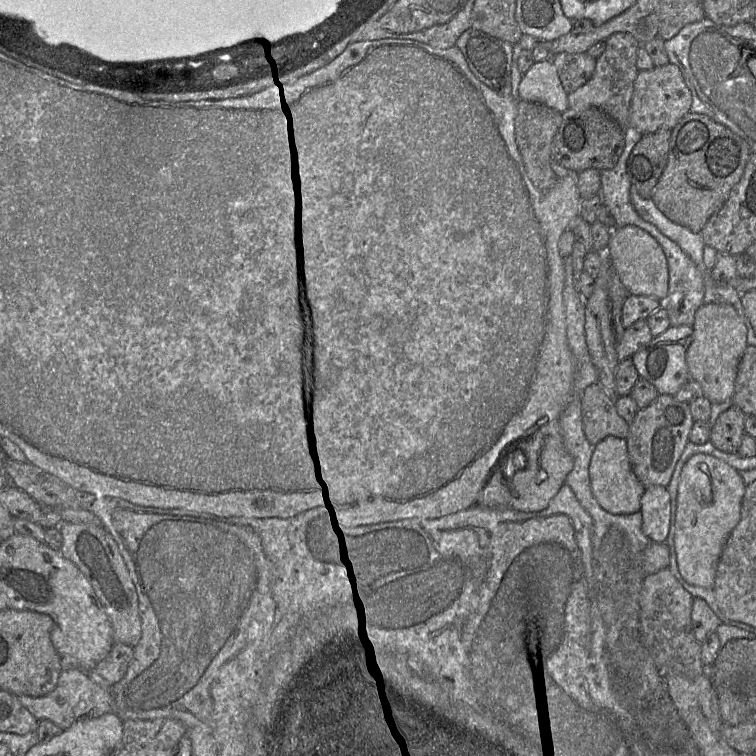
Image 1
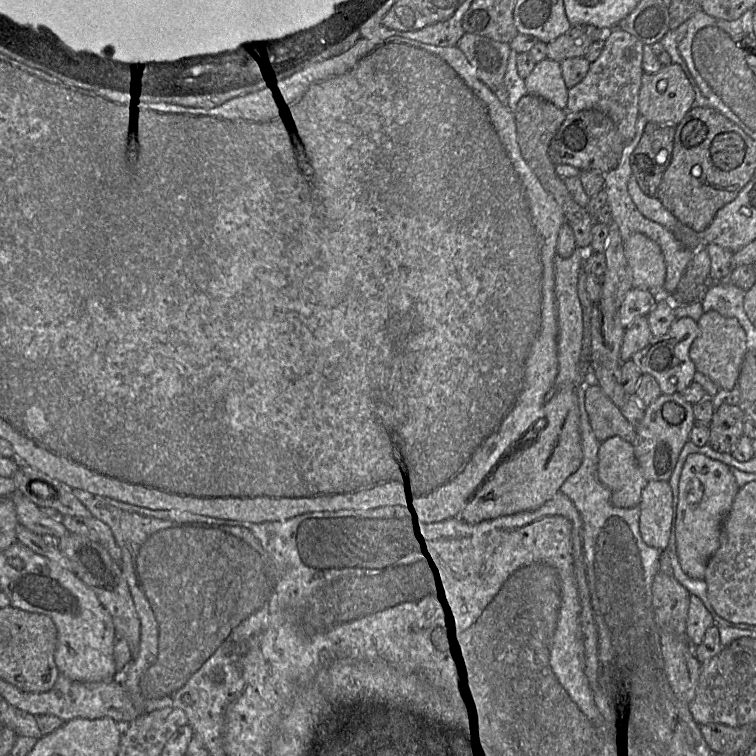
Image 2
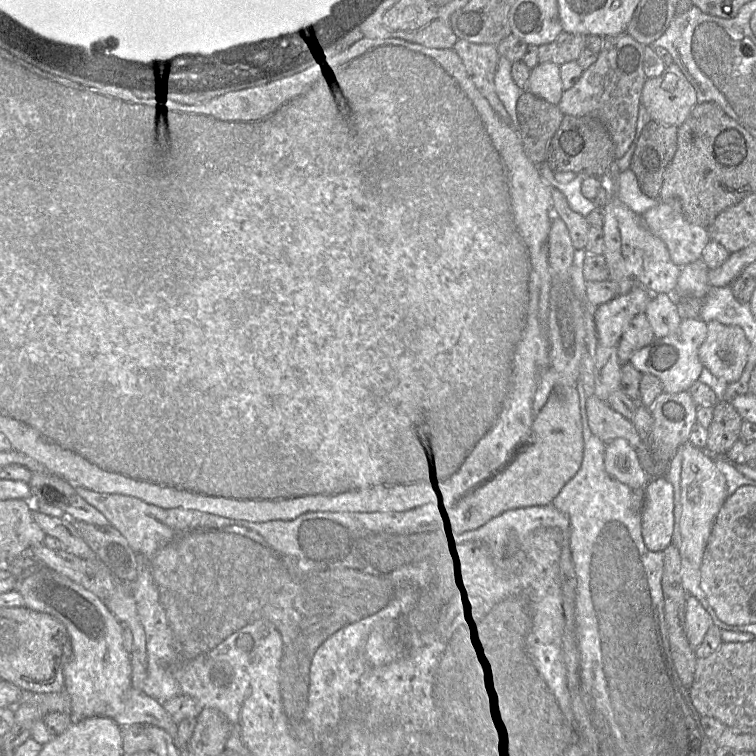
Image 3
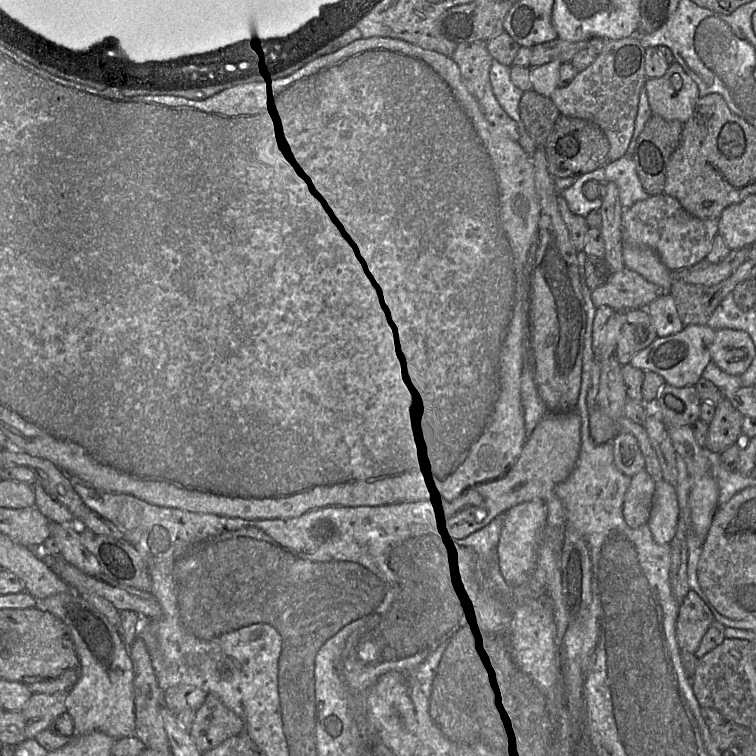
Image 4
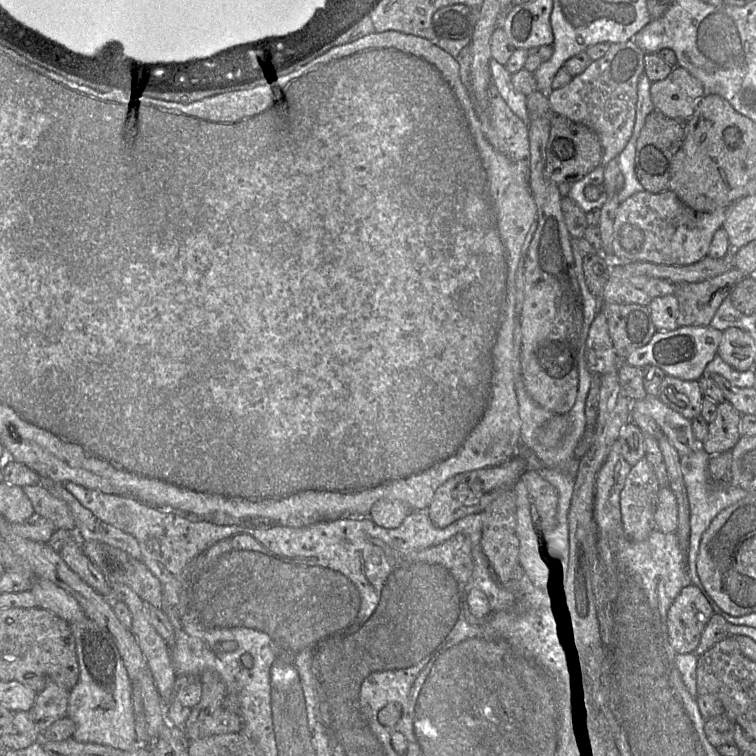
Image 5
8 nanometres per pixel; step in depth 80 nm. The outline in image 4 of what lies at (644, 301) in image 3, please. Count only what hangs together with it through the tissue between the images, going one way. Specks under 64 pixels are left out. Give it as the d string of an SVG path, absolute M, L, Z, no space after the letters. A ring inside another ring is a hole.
M609 306L597 308L593 323L593 353L599 363L615 356L620 329L626 320L626 311Z

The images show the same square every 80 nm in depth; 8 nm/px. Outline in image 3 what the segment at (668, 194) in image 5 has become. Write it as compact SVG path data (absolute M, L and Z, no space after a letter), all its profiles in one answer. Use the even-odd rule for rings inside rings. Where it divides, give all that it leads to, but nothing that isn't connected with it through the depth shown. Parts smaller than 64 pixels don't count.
M659 200L641 217L647 229L665 243L677 266L702 259L703 251L711 241L708 228L689 222L676 205Z

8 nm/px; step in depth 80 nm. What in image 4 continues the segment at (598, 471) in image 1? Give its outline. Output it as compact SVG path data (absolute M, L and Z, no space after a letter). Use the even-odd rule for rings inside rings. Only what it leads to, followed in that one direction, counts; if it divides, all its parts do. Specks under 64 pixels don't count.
M619 434L612 440L612 444L615 465L623 474L633 477L645 469L644 457L632 434Z

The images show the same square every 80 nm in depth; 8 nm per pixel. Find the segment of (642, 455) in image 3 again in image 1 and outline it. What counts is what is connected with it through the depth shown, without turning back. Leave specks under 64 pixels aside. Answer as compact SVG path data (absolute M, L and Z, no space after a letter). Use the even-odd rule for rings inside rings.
M599 383L583 390L581 408L584 433L592 445L608 436L627 438L629 423L618 414L615 399Z

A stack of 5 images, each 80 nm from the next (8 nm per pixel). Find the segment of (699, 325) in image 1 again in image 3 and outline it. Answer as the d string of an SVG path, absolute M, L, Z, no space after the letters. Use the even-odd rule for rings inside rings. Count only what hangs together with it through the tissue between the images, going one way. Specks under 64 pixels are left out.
M716 320L708 322L707 327L707 337L698 350L703 367L729 384L736 382L745 369L750 351L744 330Z

